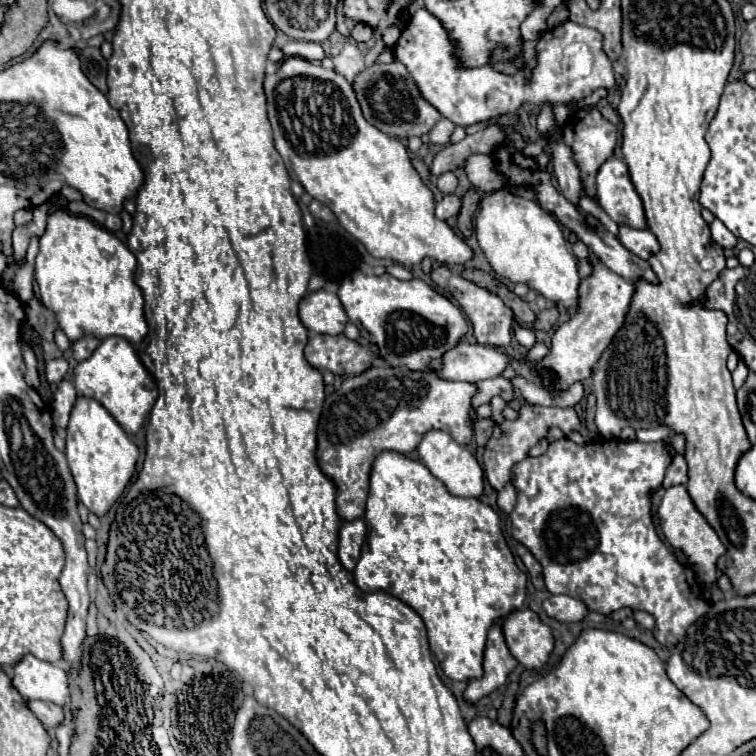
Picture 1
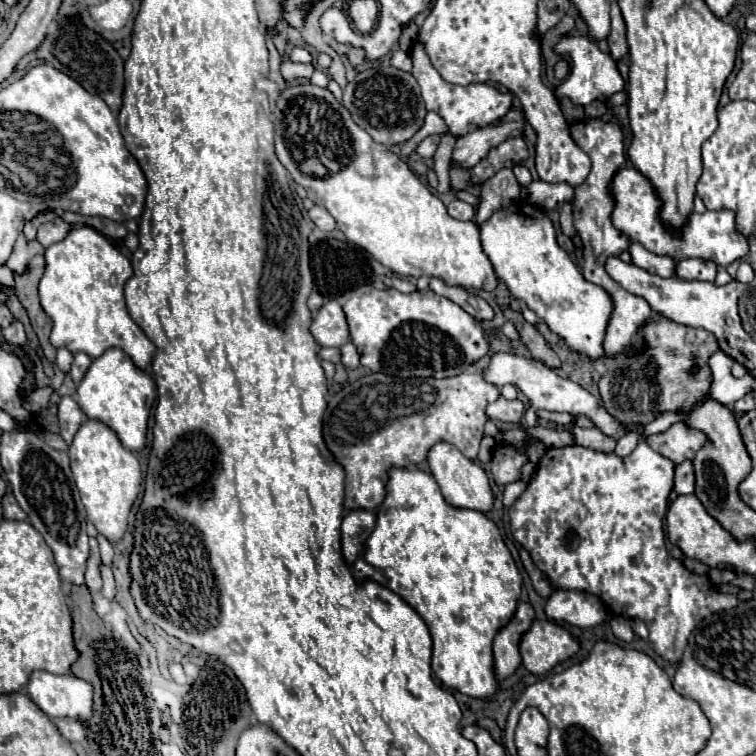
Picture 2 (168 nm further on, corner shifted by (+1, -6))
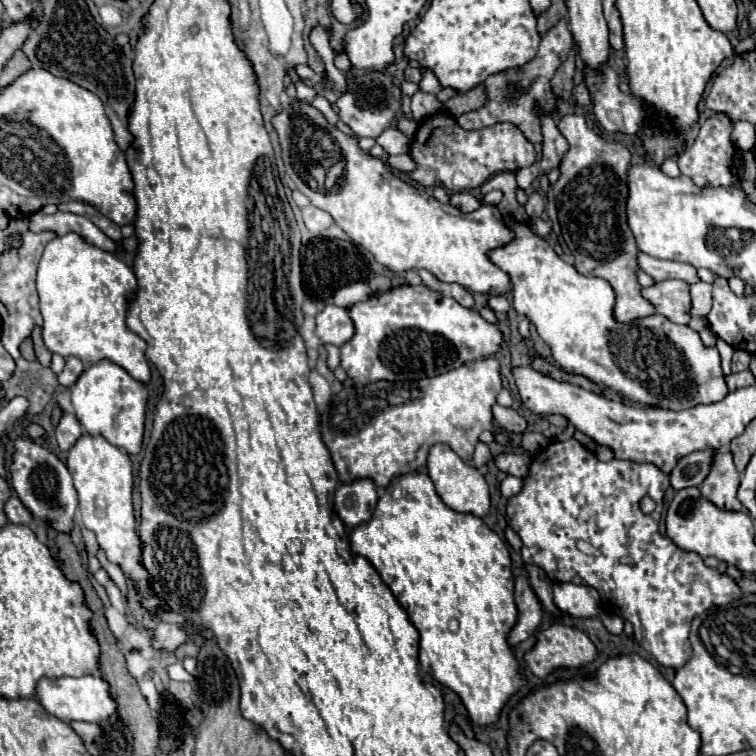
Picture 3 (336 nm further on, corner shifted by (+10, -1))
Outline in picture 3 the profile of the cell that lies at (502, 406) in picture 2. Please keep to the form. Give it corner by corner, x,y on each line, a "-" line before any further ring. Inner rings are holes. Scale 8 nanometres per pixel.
494,404
492,406
492,416
510,434
516,434
516,432
524,432
526,430
526,420
518,412
514,412
512,408

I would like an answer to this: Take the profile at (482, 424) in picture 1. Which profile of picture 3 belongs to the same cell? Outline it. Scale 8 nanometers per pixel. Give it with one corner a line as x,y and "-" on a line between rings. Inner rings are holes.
478,442
478,444
476,444
476,452
474,452
474,466
480,468
480,466
486,464
490,458
492,458
492,454
490,454
488,446
486,446
484,442

